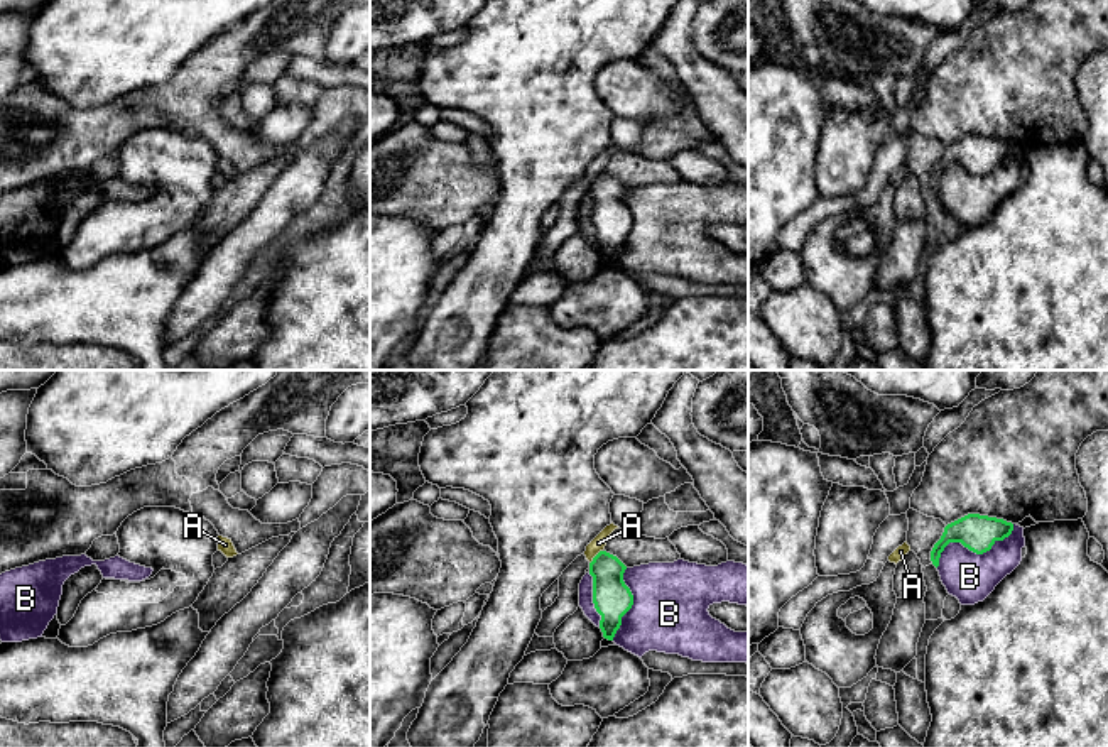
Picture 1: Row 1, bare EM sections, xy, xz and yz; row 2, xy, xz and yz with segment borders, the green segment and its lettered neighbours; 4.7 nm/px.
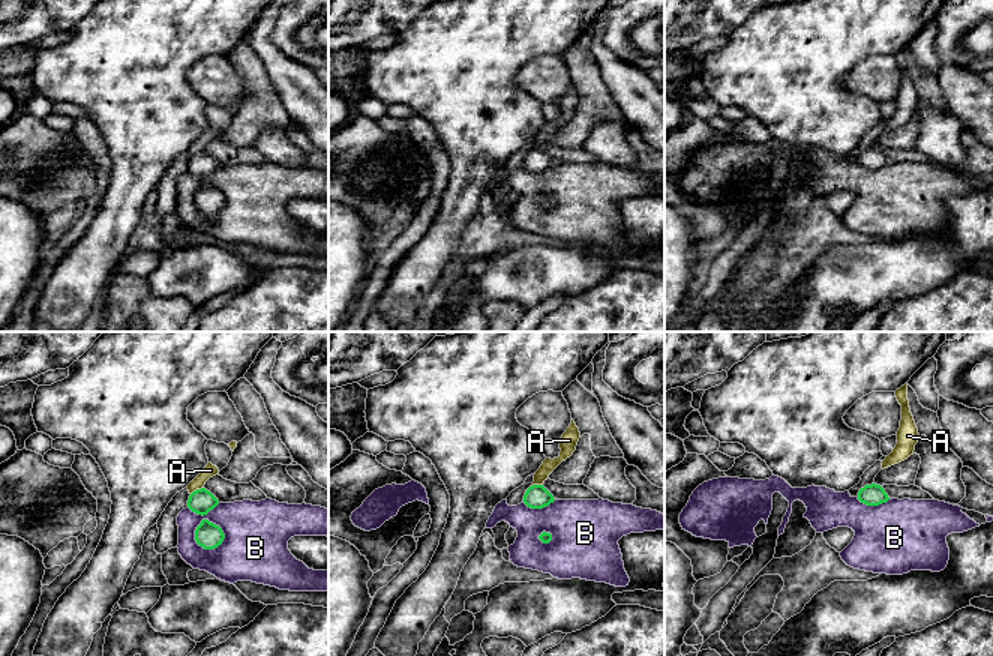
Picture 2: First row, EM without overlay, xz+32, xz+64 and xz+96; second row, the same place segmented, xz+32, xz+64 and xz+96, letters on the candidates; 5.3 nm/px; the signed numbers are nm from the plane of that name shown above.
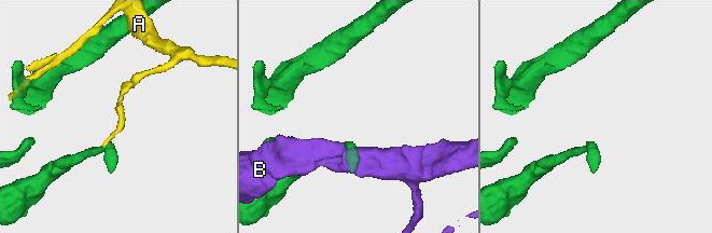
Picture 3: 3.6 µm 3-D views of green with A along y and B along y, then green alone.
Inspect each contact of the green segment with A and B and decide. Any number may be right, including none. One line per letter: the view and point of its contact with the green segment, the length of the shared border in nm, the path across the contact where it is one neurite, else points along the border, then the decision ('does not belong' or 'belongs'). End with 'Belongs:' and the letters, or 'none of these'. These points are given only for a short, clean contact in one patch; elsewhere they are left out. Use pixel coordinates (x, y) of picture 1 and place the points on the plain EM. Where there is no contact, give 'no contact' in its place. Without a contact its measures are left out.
A: meets green in xz at (595, 178); contact 90 nm long; does not belong
B: meets green in yz at (972, 171); contact 420 nm long; does not belong
Belongs: none of these

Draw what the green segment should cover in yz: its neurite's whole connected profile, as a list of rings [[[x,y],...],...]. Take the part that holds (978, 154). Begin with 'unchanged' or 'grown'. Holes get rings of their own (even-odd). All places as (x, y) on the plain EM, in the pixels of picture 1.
unchanged; [[[968,135],[944,149],[941,161],[931,172],[931,183],[937,189],[939,179],[949,164],[961,164],[964,169],[976,176],[991,171],[997,162],[1003,162],[1013,152],[1013,145],[1003,140]]]

